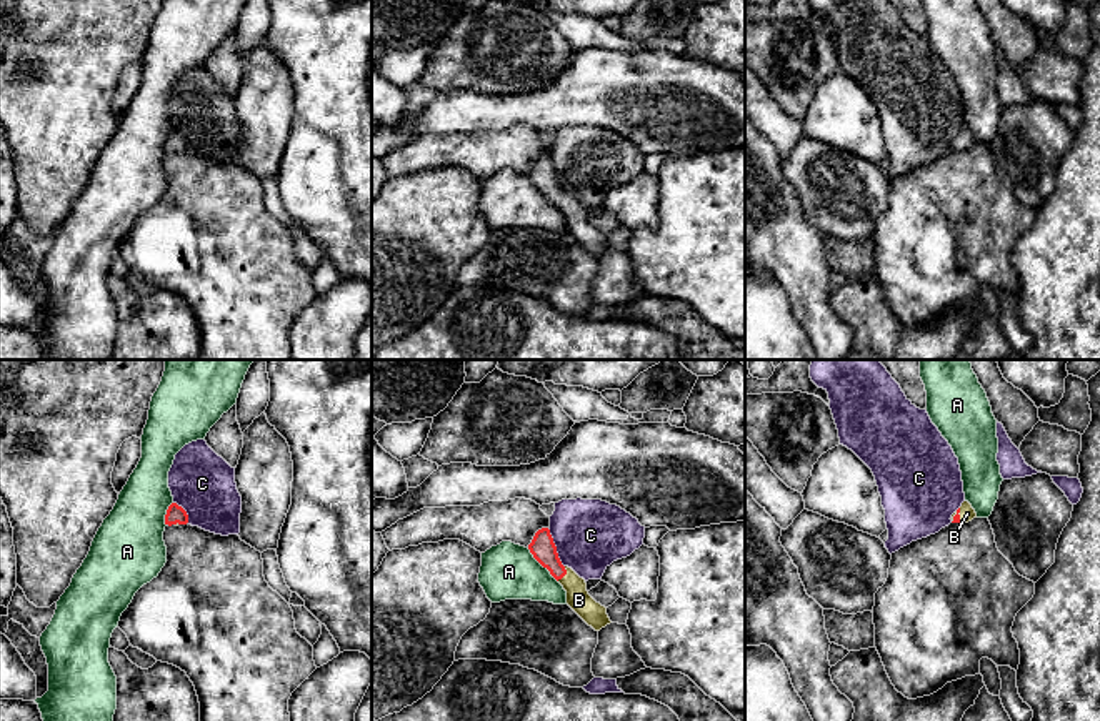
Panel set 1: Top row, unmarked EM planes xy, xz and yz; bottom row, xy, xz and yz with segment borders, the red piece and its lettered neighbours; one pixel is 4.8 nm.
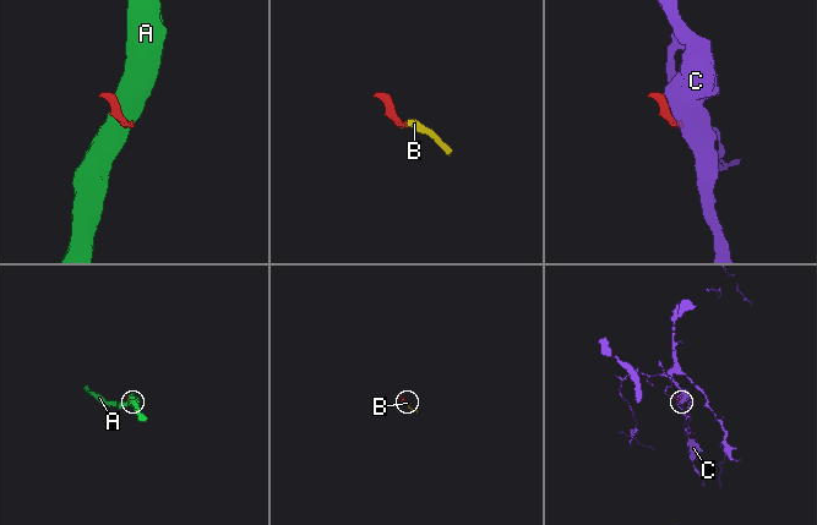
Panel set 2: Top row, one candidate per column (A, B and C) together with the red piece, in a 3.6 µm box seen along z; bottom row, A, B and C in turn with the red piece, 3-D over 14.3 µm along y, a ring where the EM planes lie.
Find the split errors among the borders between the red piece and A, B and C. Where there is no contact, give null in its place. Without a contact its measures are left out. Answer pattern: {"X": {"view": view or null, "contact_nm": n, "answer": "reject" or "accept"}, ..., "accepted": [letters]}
{"A": {"view": "xz", "contact_nm": 220, "answer": "reject"}, "B": {"view": "xz", "contact_nm": 80, "answer": "accept"}, "C": {"view": "xz", "contact_nm": 200, "answer": "reject"}, "accepted": ["B"]}

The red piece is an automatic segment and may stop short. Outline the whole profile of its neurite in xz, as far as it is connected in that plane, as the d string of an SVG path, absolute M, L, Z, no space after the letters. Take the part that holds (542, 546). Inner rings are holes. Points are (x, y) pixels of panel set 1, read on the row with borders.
M542 528L535 533L528 549L533 558L563 586L567 591L567 604L588 626L600 631L612 623L607 614L607 608L588 594L585 579L580 578L572 568L562 564L548 528Z

